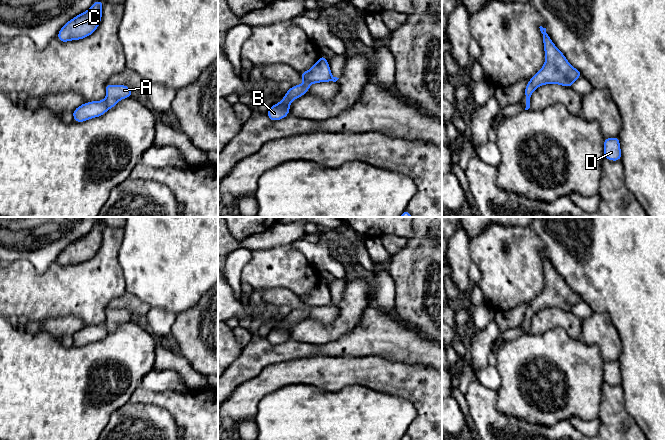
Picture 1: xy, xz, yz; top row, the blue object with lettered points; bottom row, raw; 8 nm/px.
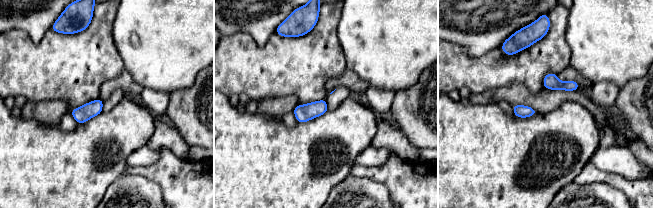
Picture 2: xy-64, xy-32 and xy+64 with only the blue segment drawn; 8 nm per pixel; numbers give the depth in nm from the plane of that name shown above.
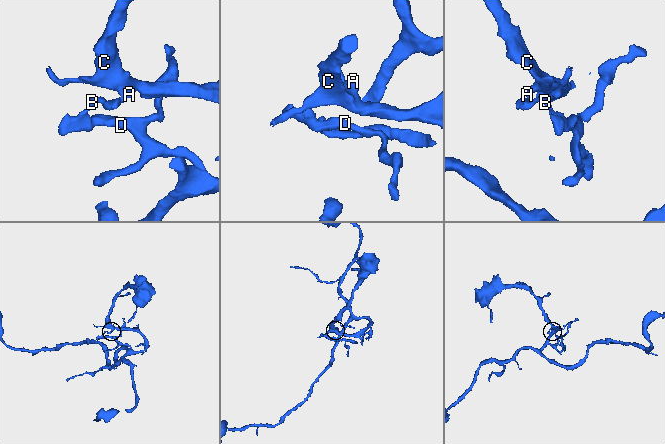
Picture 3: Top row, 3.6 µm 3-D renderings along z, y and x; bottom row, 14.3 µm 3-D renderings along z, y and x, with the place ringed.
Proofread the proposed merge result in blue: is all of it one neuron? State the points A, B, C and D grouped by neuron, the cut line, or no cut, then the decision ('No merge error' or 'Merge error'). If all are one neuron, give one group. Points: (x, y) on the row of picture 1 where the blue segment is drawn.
Groups: A C / B D. Split along xy (104, 99), (109, 108). Merge error

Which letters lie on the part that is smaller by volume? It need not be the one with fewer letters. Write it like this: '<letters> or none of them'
B, D

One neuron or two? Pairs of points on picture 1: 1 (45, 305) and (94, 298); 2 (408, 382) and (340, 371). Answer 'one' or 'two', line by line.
1: one
2: one

